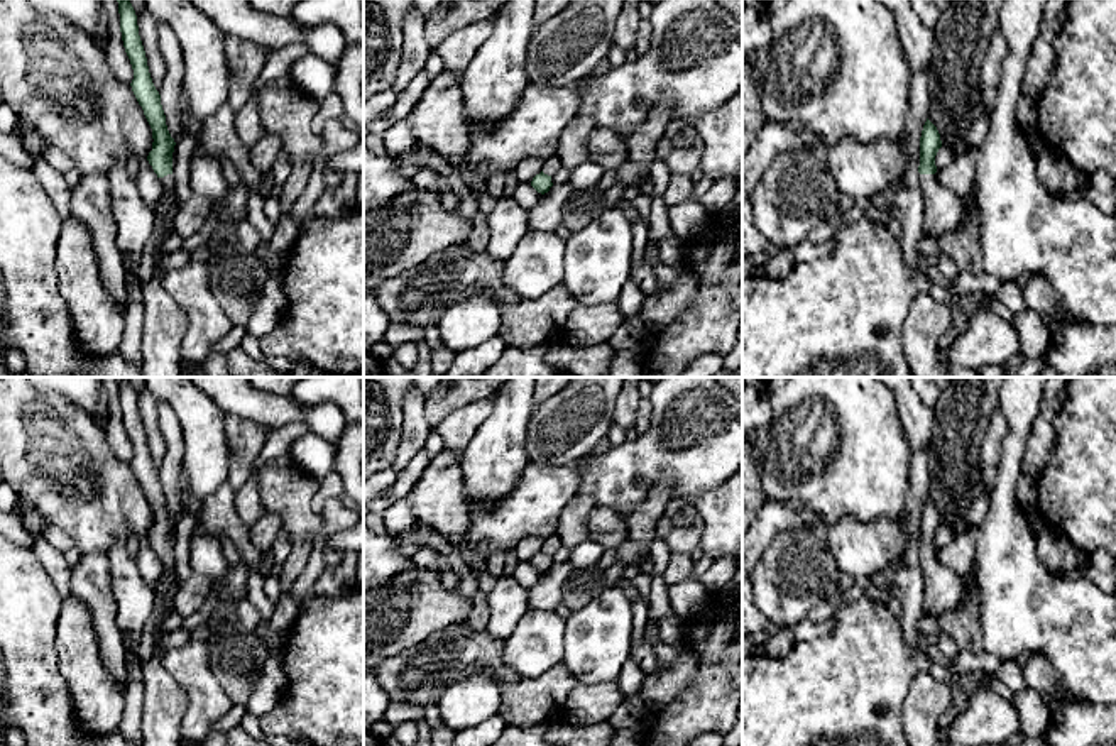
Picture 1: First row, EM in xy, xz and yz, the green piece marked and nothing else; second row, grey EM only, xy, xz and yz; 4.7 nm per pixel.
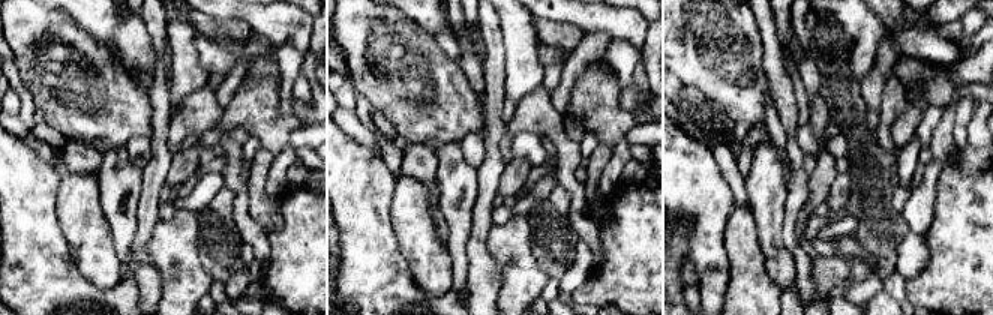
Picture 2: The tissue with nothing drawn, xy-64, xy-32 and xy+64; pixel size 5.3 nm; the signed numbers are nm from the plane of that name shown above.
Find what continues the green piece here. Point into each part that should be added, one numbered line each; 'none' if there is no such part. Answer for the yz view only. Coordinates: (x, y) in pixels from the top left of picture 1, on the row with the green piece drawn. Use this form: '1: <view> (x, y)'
1: yz (942, 208)

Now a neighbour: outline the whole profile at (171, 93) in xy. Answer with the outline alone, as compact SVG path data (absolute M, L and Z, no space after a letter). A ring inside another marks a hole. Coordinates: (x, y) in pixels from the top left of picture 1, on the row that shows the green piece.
M157 22L157 41L166 61L166 76L159 91L161 105L166 115L167 130L174 142L178 142L183 137L179 105L184 88L184 54L176 32L166 22Z

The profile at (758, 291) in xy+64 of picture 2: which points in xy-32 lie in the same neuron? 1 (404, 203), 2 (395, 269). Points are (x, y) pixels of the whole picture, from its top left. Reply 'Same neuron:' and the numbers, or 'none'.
Same neuron: 1

